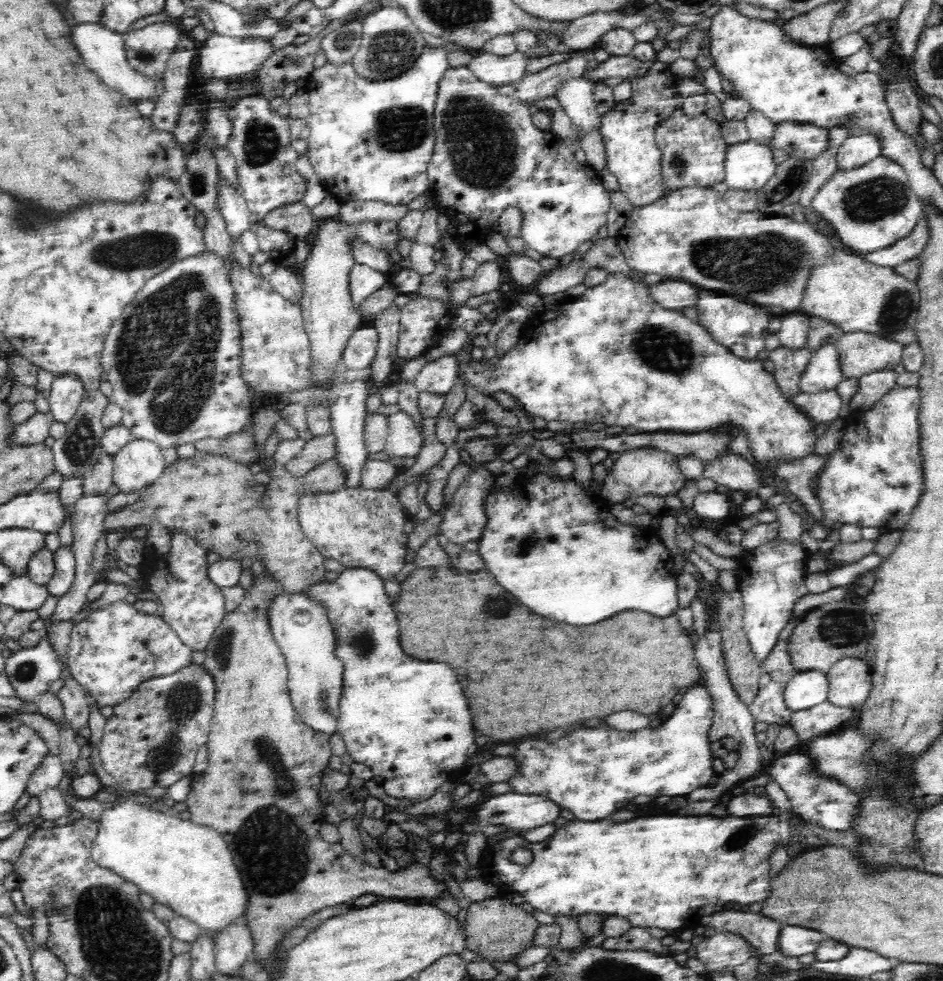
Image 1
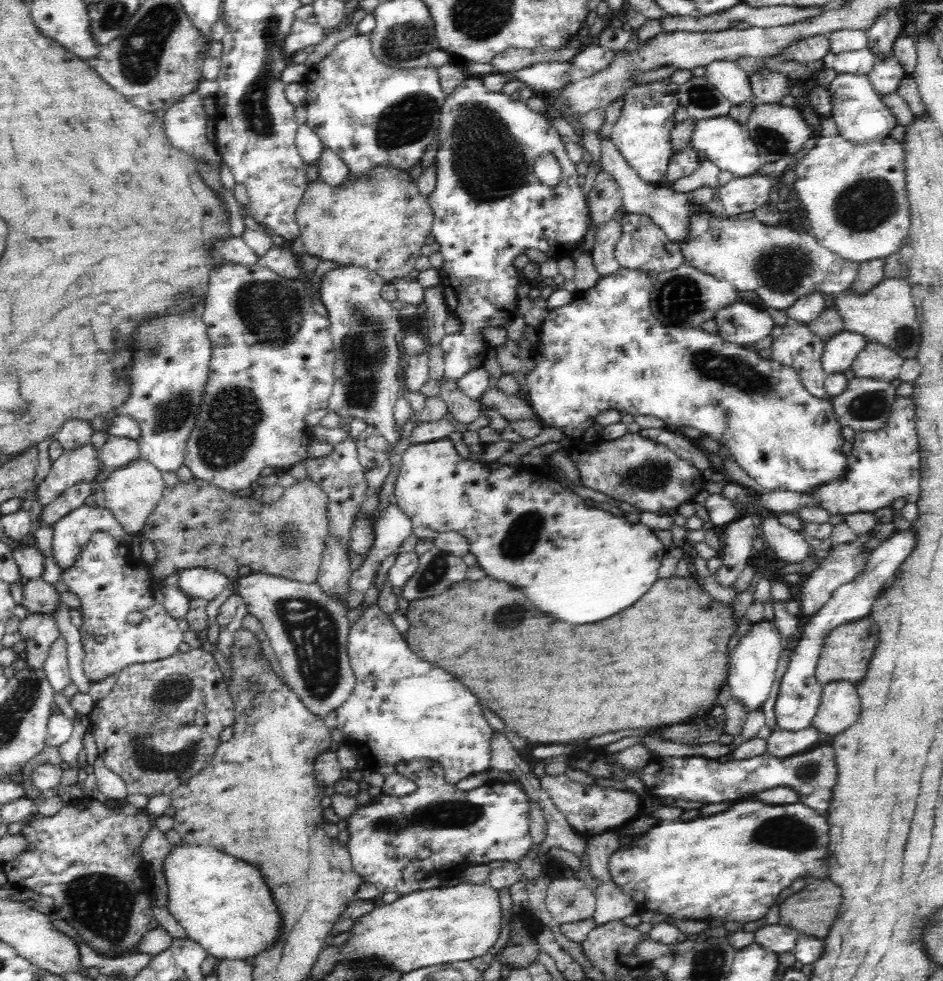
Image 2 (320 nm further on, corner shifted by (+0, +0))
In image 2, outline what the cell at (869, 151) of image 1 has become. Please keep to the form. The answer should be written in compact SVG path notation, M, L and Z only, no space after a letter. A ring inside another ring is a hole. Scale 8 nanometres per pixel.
M838 73L827 86L832 97L832 117L836 122L840 135L850 144L870 144L874 140L886 140L890 131L898 126L896 117L887 105L876 95L867 75Z

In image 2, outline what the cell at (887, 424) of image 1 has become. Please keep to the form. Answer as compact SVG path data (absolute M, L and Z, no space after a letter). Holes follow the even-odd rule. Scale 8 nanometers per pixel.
M897 397L882 428L870 432L856 431L852 450L846 456L845 472L836 480L820 484L820 488L812 488L808 492L790 492L782 488L765 491L758 496L759 506L776 513L795 513L805 506L818 506L831 515L846 516L891 507L898 498L916 503L920 498L920 445L915 408L912 397Z

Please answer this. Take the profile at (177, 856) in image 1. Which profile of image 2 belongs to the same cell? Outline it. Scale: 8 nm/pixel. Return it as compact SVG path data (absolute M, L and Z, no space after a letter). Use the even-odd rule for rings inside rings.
M184 844L174 847L164 858L165 879L168 881L168 910L184 927L190 940L200 944L217 960L243 960L252 963L258 952L270 948L280 936L280 911L273 902L272 891L261 873L245 860L222 849L206 844Z

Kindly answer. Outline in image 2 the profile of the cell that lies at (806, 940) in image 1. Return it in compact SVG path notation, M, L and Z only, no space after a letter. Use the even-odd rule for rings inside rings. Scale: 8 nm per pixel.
M764 924L755 932L754 942L770 952L791 952L798 940L795 928L782 924Z

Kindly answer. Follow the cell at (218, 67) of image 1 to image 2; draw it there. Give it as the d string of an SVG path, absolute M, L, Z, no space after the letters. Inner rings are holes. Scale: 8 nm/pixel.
M295 21L291 26L290 34L282 42L282 53L287 56L294 56L301 52L306 46L316 46L326 38L324 27L318 23Z

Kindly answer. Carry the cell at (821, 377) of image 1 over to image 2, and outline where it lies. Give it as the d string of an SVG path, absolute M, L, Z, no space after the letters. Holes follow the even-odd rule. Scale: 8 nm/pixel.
M846 330L825 341L820 362L826 374L844 373L846 369L850 369L852 362L866 344L864 335Z

